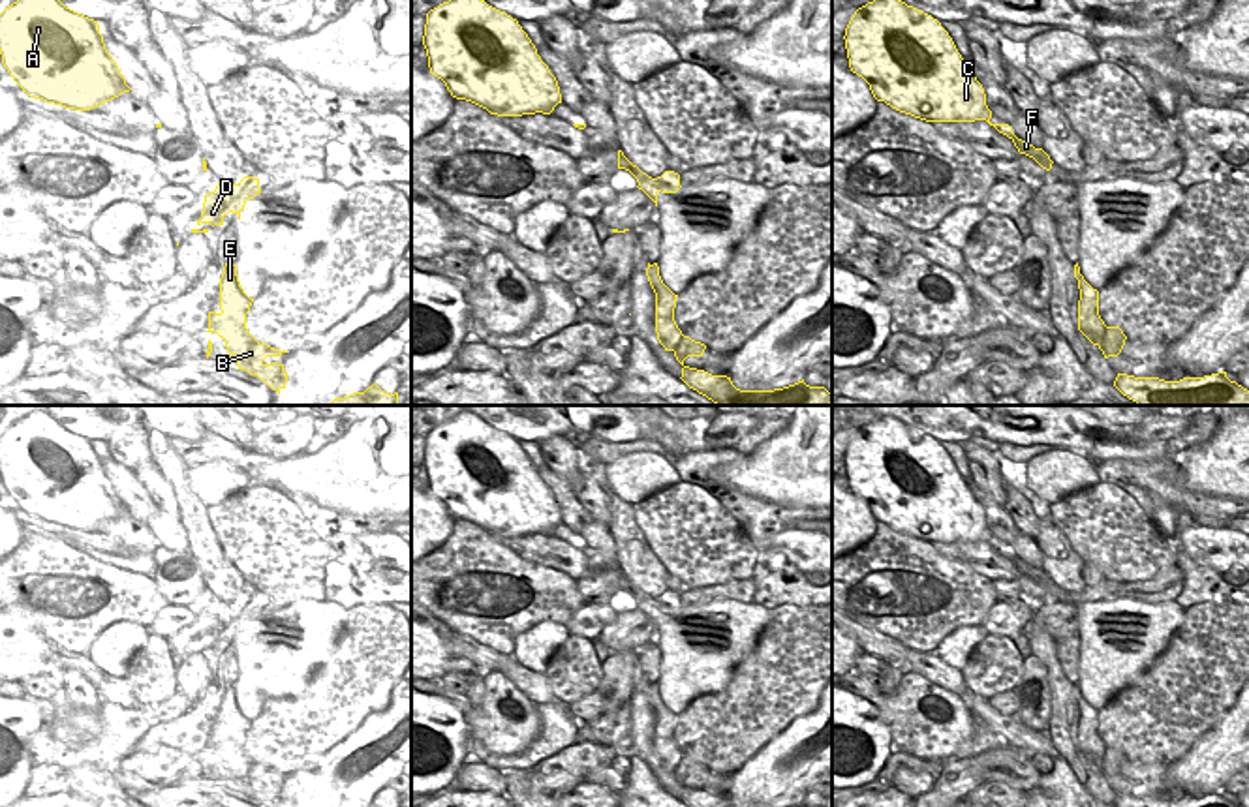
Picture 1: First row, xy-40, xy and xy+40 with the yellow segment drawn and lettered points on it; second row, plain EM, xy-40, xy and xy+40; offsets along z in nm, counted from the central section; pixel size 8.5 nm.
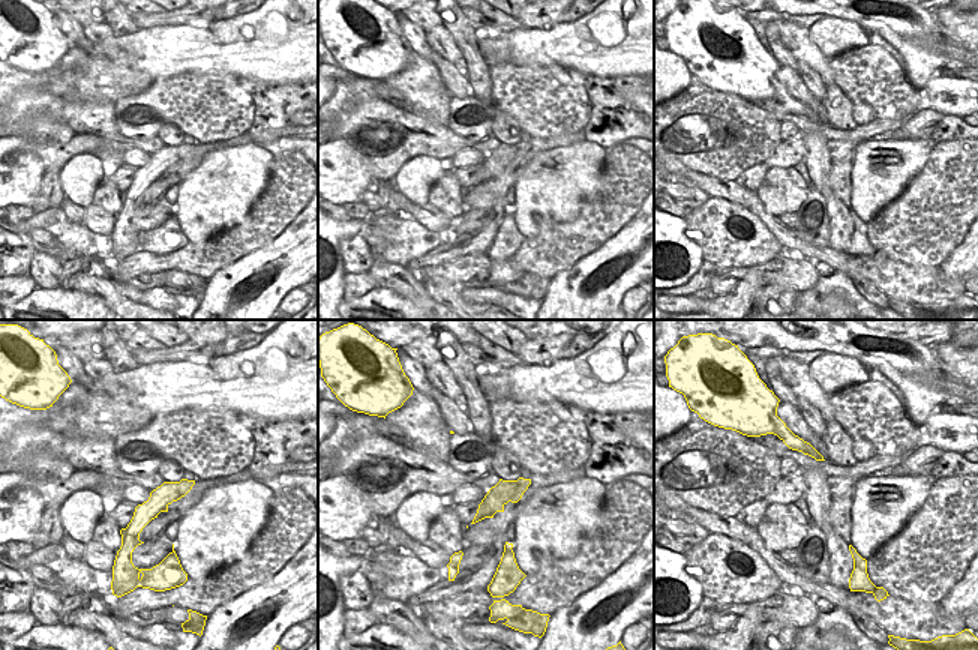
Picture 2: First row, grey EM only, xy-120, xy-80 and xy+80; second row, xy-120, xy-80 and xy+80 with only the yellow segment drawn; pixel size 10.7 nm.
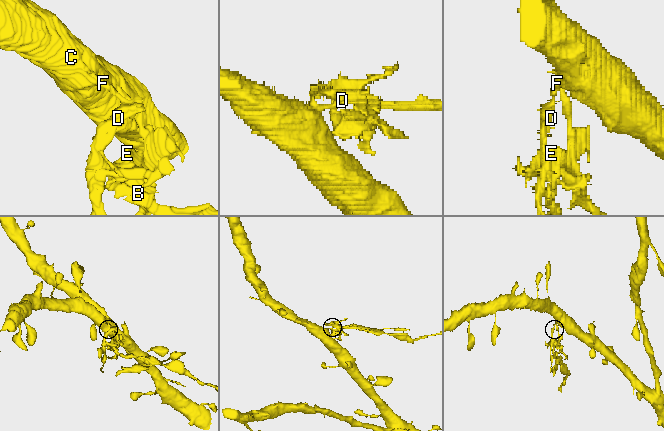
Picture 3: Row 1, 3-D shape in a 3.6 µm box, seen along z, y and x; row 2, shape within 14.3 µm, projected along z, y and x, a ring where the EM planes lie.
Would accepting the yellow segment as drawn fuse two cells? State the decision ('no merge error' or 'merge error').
merge error

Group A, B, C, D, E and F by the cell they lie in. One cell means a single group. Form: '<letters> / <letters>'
A C F / B D E

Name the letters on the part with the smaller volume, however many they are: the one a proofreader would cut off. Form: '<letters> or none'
B, D, E

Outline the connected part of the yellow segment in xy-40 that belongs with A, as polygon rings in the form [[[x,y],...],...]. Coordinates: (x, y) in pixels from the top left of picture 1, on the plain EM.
[[[32,411],[0,434],[0,475],[23,512],[66,529],[90,531],[131,510],[105,469],[98,441],[66,428],[49,411]]]

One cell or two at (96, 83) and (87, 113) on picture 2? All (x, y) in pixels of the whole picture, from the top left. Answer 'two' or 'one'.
two

